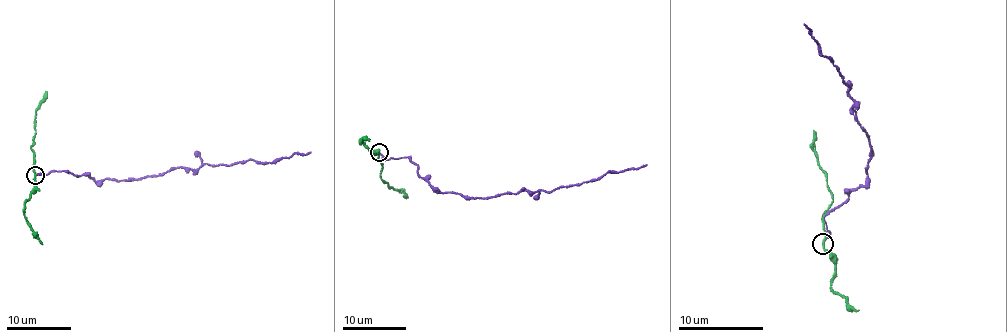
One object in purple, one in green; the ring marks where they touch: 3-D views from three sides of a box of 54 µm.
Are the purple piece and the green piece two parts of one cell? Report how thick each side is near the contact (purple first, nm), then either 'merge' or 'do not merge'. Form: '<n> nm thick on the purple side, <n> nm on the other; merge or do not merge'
170 nm thick on the purple side, 160 nm on the other; do not merge

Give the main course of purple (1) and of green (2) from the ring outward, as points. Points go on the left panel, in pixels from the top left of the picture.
1: (35, 174), (63, 171), (97, 181), (120, 180), (203, 164), (271, 163), (311, 152)
2: (35, 174), (32, 144), (36, 131), (36, 108), (47, 91)

